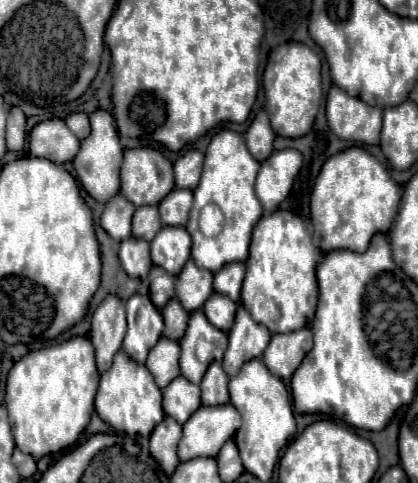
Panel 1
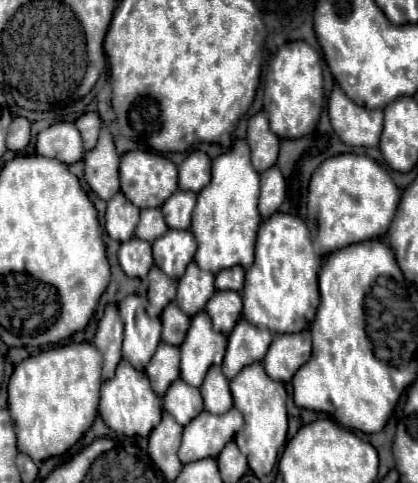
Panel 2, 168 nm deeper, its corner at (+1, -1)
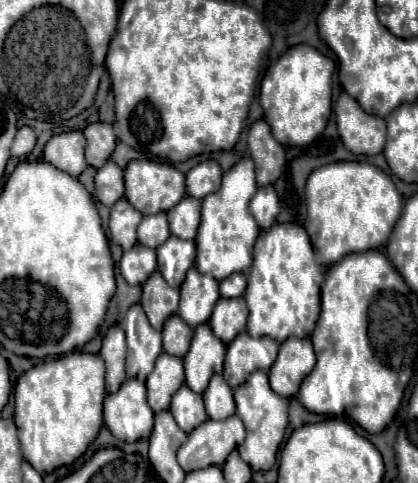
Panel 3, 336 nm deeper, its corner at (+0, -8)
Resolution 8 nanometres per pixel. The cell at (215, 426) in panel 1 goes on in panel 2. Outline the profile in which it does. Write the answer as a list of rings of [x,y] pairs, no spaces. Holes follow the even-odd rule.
[[[233,407],[223,415],[199,413],[185,429],[183,443],[179,447],[179,461],[191,463],[207,457],[217,457],[227,441],[243,427],[243,415]]]

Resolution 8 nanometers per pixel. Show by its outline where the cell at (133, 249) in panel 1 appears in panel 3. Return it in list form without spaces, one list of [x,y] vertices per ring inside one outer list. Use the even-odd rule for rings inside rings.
[[[136,244],[132,250],[122,254],[120,272],[128,284],[144,284],[148,276],[156,270],[156,252]]]

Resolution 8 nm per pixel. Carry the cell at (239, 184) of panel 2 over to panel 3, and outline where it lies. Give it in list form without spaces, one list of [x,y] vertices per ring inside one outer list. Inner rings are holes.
[[[242,158],[224,174],[224,184],[212,196],[202,200],[202,222],[196,235],[196,268],[216,280],[224,280],[232,272],[246,272],[252,266],[252,244],[260,234],[248,204],[258,192],[254,178],[254,164]]]

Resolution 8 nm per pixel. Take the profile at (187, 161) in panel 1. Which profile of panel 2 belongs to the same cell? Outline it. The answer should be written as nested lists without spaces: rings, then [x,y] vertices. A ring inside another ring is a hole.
[[[193,151],[179,165],[179,189],[199,193],[211,181],[211,159],[203,151]]]

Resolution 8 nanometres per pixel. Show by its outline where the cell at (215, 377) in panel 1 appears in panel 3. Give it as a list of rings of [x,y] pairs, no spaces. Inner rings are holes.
[[[212,376],[208,388],[204,390],[204,404],[206,412],[212,420],[226,420],[236,412],[232,388],[226,384],[222,376]]]

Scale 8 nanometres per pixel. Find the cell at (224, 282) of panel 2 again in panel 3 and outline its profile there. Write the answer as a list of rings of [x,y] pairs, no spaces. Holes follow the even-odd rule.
[[[240,272],[228,276],[228,278],[224,278],[224,280],[220,282],[220,294],[222,294],[222,298],[224,298],[224,296],[228,296],[228,298],[238,298],[238,296],[244,294],[244,288],[246,288],[246,276],[240,274]]]

